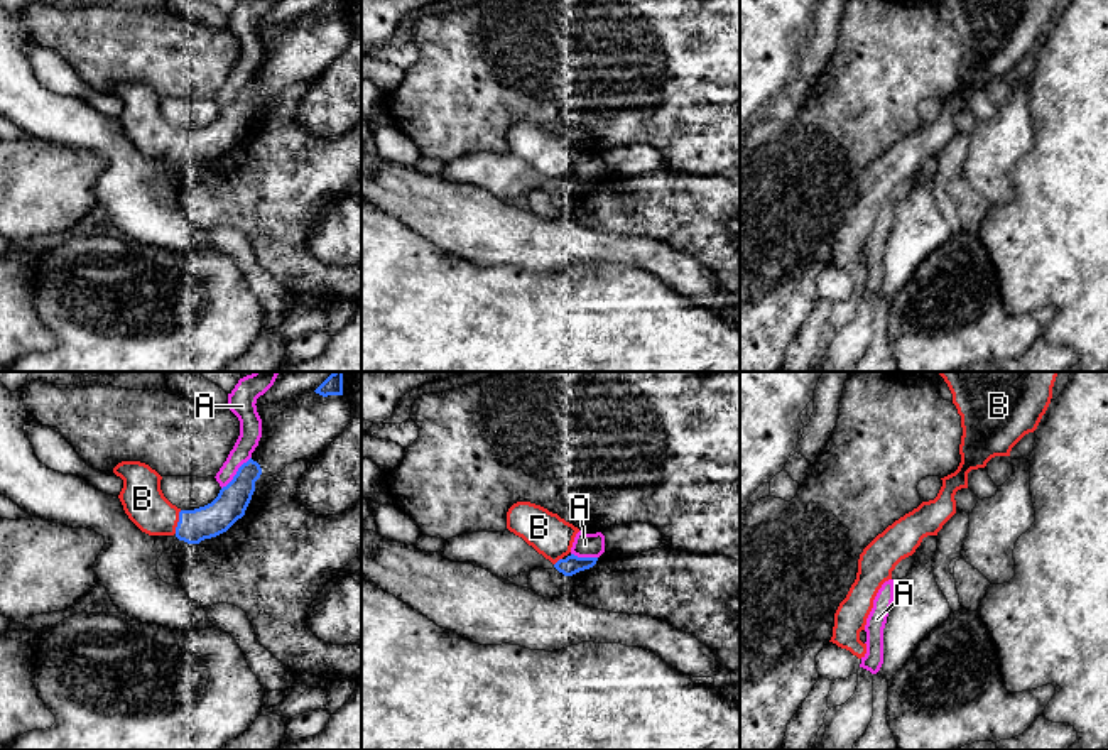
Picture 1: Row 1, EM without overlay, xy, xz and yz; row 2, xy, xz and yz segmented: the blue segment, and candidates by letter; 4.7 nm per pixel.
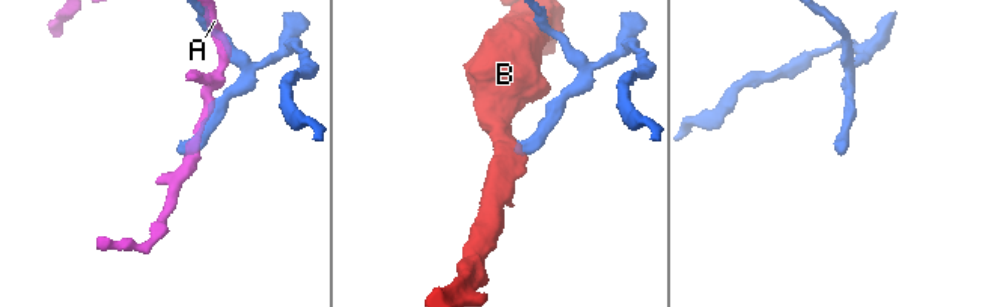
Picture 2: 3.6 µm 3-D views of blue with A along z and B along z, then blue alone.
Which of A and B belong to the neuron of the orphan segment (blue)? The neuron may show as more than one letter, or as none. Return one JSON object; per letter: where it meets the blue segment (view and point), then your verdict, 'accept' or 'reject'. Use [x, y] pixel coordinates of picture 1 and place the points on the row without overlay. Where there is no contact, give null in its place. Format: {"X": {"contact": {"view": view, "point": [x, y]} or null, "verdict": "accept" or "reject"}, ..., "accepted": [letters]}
{"A": {"contact": {"view": "xy", "point": [237, 95]}, "verdict": "reject"}, "B": {"contact": {"view": "xy", "point": [178, 144]}, "verdict": "accept"}, "accepted": ["B"]}

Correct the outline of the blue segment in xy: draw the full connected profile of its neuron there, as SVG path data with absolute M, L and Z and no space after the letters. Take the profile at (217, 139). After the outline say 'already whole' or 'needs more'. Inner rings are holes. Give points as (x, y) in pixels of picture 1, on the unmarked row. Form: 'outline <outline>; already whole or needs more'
outline M250 79L211 125L194 132L172 127L160 111L162 98L145 84L122 83L113 95L123 101L118 117L123 132L142 154L199 166L226 154L245 137L262 90Z; needs more

